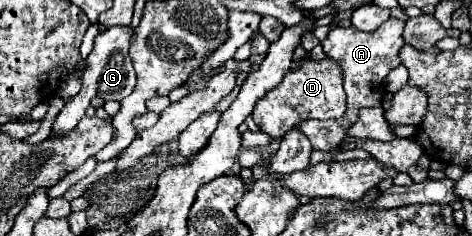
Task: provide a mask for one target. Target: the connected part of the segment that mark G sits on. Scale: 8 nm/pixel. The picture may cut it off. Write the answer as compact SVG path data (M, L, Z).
M112 26L96 36L94 50L86 58L86 70L82 74L82 90L56 116L54 126L52 126L56 134L72 130L80 122L80 118L84 116L84 110L88 108L88 104L94 96L100 96L102 100L118 100L120 102L134 90L136 74L134 74L134 66L128 58L130 38L132 38L132 28L128 28L128 26Z

